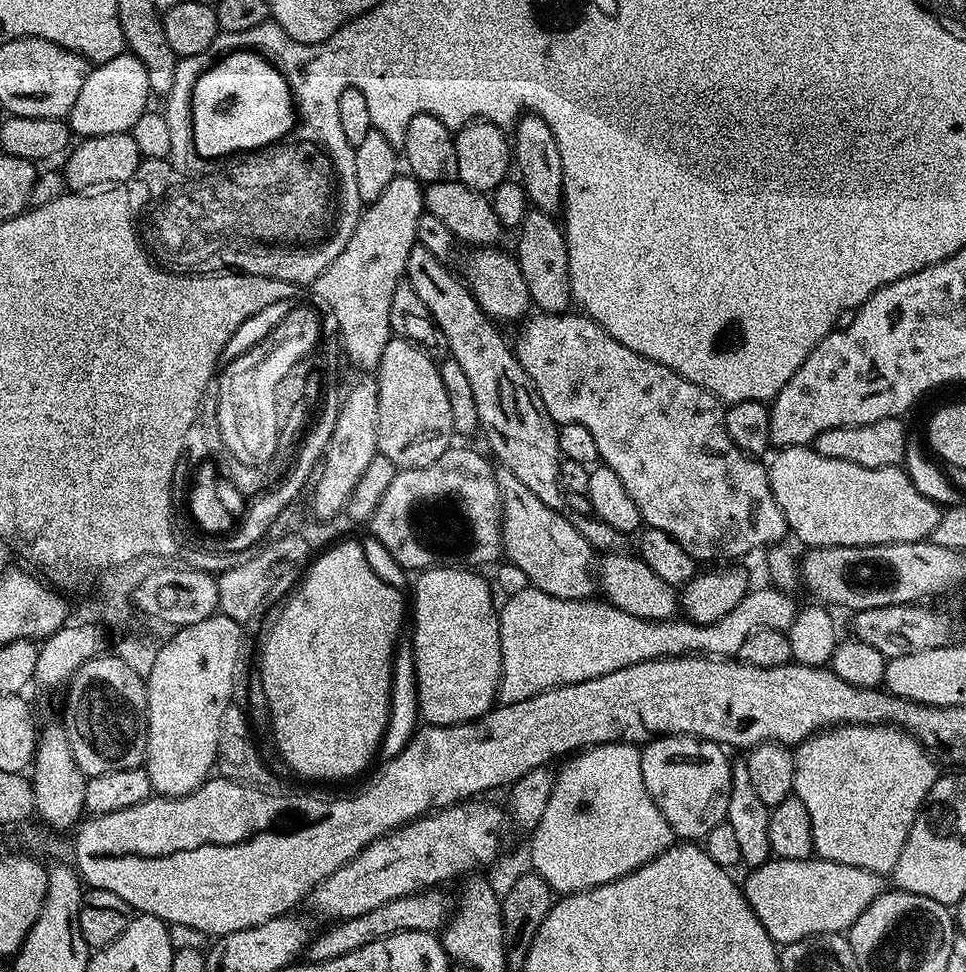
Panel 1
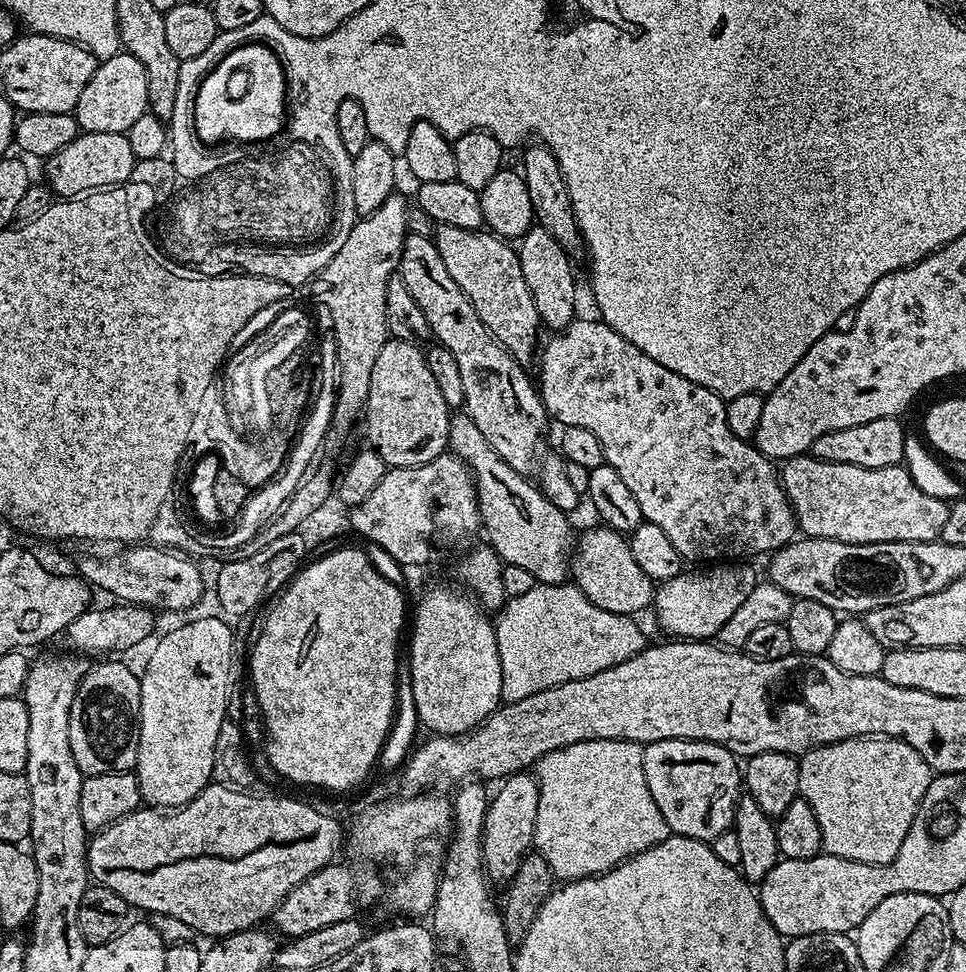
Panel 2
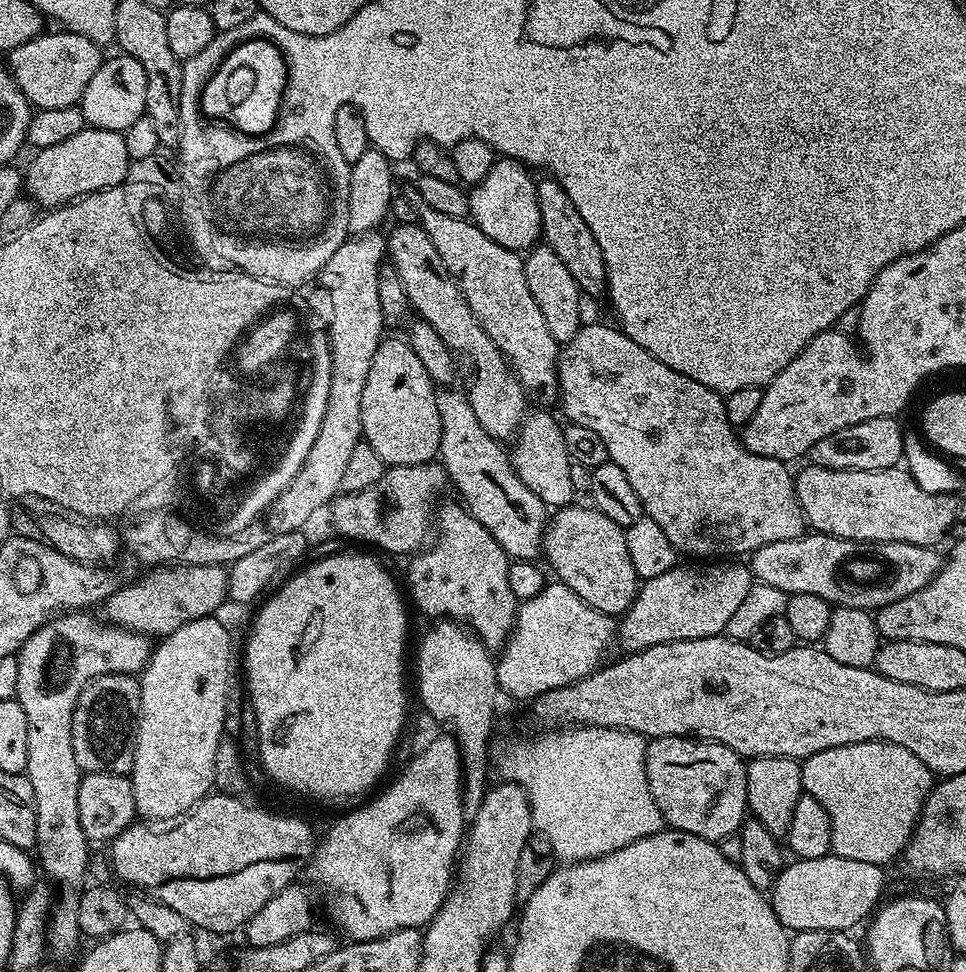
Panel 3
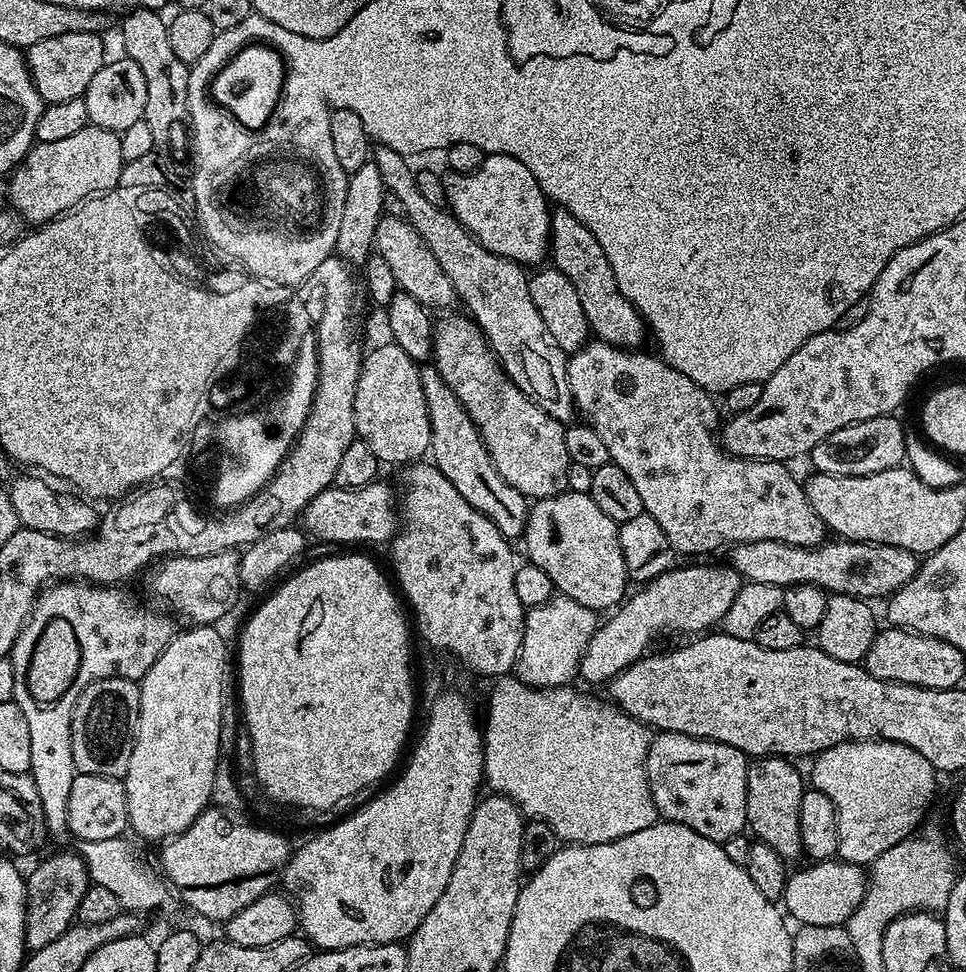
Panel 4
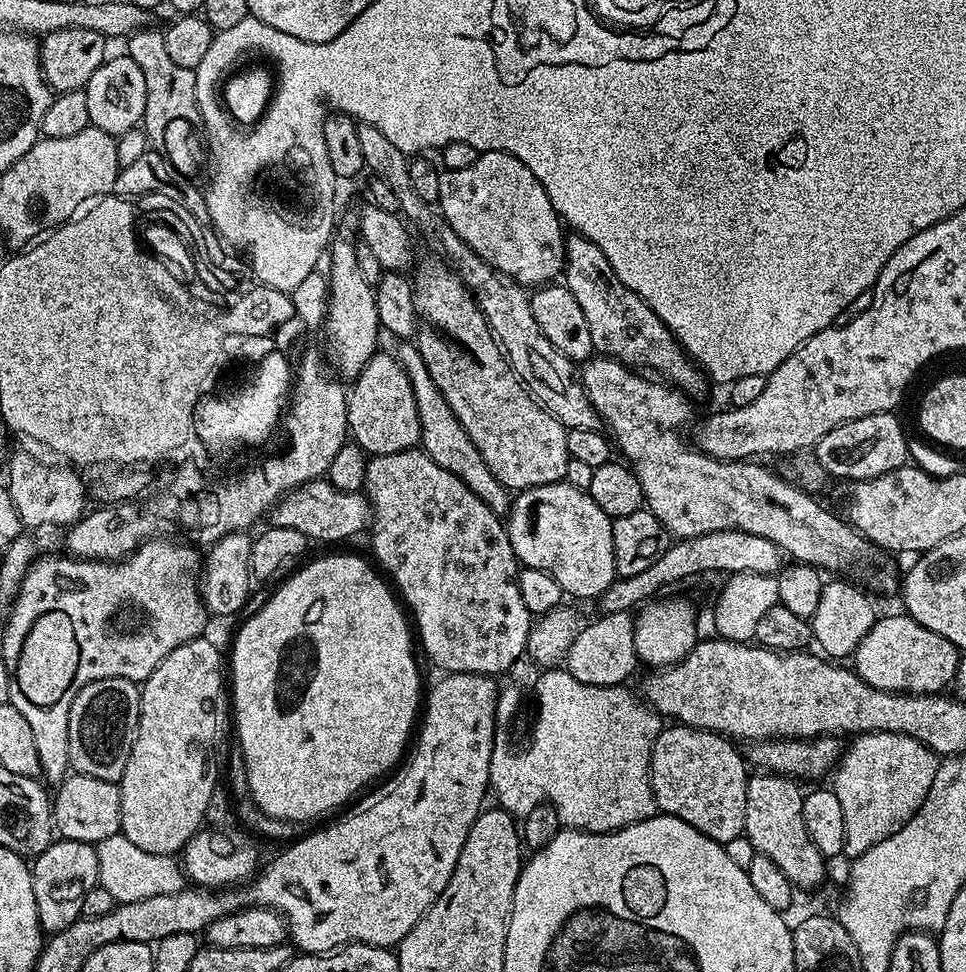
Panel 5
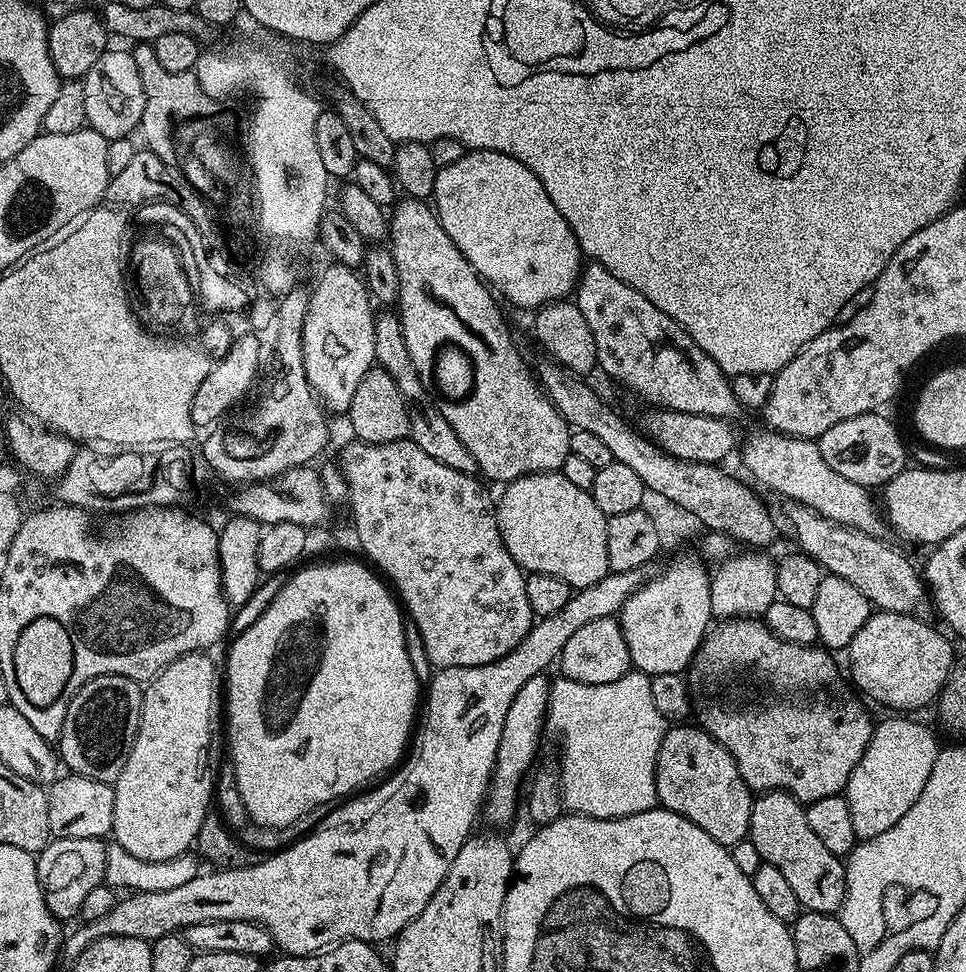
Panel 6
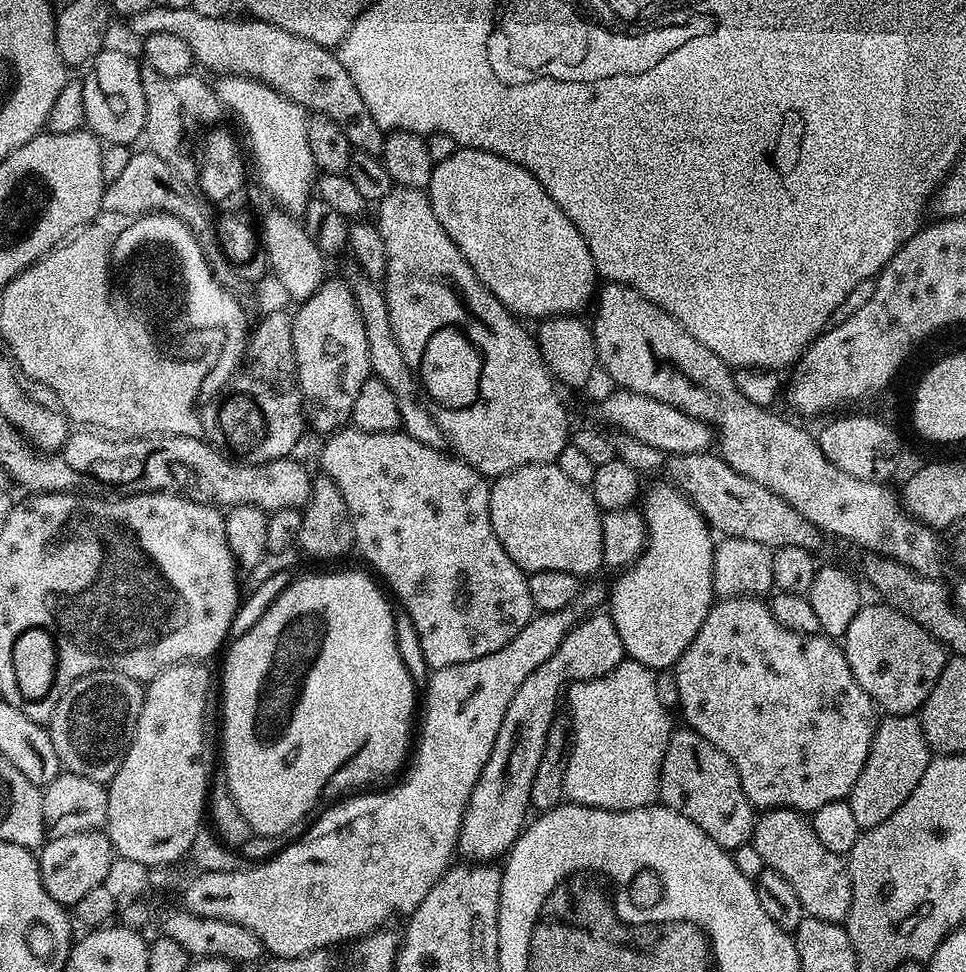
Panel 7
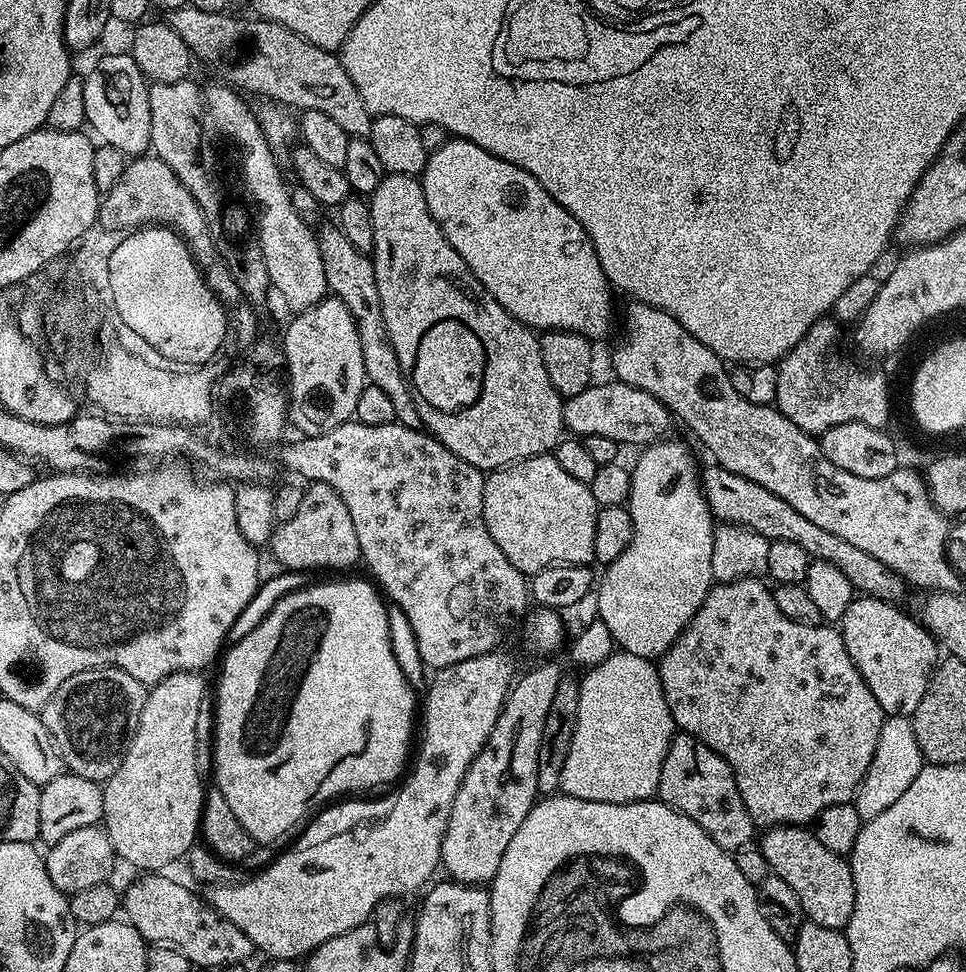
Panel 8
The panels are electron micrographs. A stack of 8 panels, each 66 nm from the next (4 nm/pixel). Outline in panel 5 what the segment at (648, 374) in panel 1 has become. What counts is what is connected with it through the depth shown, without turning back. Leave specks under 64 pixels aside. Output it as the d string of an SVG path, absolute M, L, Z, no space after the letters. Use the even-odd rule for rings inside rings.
M593 355L583 368L584 389L594 410L598 410L603 427L610 433L619 455L621 452L625 456L621 457L627 461L638 478L648 511L658 517L664 529L673 537L689 540L702 534L714 534L718 530L738 530L746 534L758 534L758 538L774 542L781 553L788 555L789 552L792 555L789 557L798 564L811 564L821 570L829 568L832 574L844 574L846 570L871 570L878 555L876 545L847 523L843 515L835 516L830 509L823 508L813 493L805 492L790 480L783 480L778 473L763 468L760 465L763 463L715 460L702 451L694 450L689 441L688 445L680 431L687 426L688 419L692 416L692 408L688 405L691 404L689 397L679 388L669 386L659 379L637 374L627 364L612 360L609 356Z

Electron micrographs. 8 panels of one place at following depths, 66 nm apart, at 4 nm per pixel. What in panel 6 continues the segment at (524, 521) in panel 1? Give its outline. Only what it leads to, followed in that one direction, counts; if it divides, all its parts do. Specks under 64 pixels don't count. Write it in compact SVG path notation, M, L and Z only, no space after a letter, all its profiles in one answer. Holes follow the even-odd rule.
M380 310L375 313L374 322L374 354L376 364L394 378L398 390L408 401L408 417L410 426L408 436L415 442L430 458L442 462L442 466L454 466L454 470L475 473L477 471L474 458L470 458L470 450L462 446L462 438L454 434L450 422L442 418L438 406L434 406L431 398L426 398L424 383L418 378L418 370L414 370L414 362L410 362L410 350L406 350L406 338L402 338L402 326L399 315L392 310Z

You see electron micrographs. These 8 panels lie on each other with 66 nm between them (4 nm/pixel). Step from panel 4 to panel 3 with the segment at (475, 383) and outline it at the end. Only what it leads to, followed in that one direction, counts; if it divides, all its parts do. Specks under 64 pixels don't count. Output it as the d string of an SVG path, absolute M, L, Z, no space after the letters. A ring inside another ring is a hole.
M529 411L524 417L520 431L516 433L510 444L510 459L518 478L525 483L541 499L549 509L567 508L577 495L570 482L570 466L572 461L566 454L564 429L561 421L551 416L551 411Z

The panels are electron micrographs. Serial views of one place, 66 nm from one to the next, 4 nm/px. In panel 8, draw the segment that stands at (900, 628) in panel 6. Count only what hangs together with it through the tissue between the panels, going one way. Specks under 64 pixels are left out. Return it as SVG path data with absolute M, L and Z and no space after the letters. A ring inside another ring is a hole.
M857 595L846 606L844 619L838 628L846 642L846 650L854 666L862 674L870 694L878 698L885 717L911 717L926 694L928 683L938 663L938 645L931 632L920 623L919 619L899 612L895 603L876 600L873 596Z

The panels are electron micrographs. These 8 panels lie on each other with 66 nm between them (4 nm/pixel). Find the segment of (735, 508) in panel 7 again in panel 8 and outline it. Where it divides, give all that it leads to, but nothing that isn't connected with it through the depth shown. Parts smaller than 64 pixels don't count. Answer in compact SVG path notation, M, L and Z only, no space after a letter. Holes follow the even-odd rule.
M715 462L709 463L709 465L708 469L700 472L700 486L704 490L706 502L717 521L757 532L764 535L768 541L782 540L802 546L802 550L806 550L806 554L812 560L830 562L830 566L842 570L842 574L846 574L846 578L850 578L853 589L857 593L889 602L900 602L900 599L903 598L906 581L894 570L890 570L890 566L878 562L878 558L866 554L866 550L858 550L858 546L838 538L838 534L830 534L830 530L822 530L822 526L817 526L816 523L810 522L810 518L798 514L798 510L794 510L794 506L790 506L790 502L782 502L782 498L778 498L778 494L774 494L730 470L721 468Z

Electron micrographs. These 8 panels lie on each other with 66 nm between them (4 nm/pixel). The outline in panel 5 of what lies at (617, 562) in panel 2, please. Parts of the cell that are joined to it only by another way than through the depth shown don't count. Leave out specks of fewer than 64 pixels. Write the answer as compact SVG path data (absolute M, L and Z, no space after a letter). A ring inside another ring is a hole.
M567 482L543 484L517 491L506 513L510 546L517 561L525 568L546 570L554 578L558 578L558 586L562 586L569 597L577 596L580 600L592 601L601 596L618 578L614 566L612 521L613 517L606 515L585 489L575 488Z

